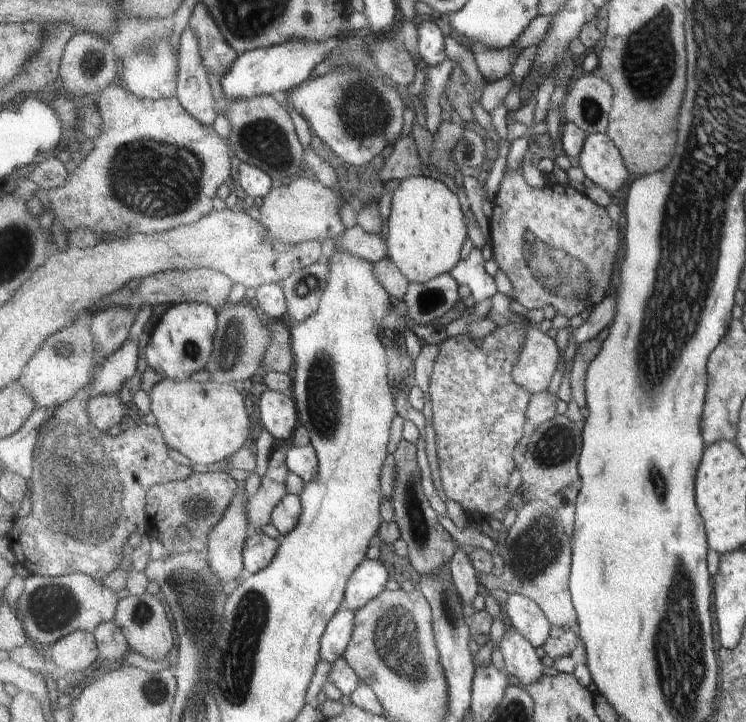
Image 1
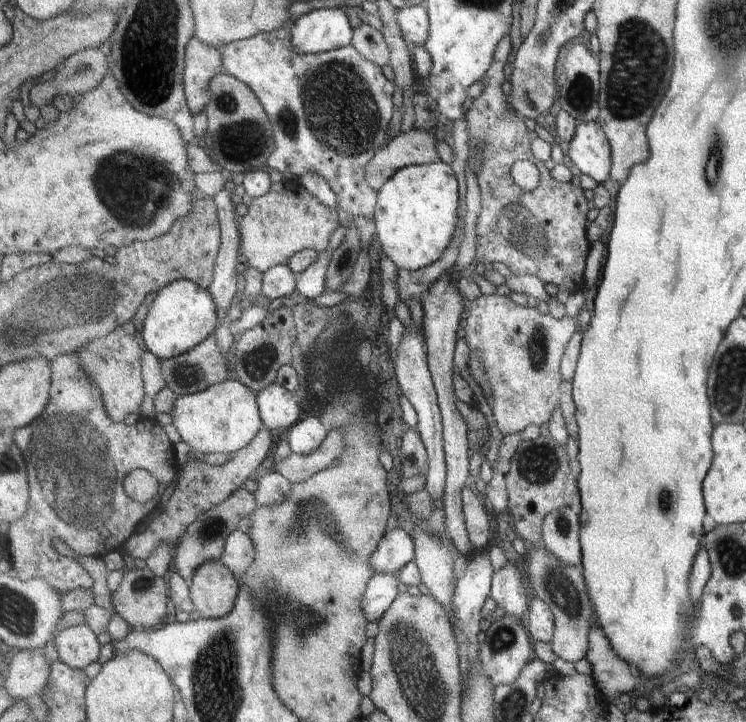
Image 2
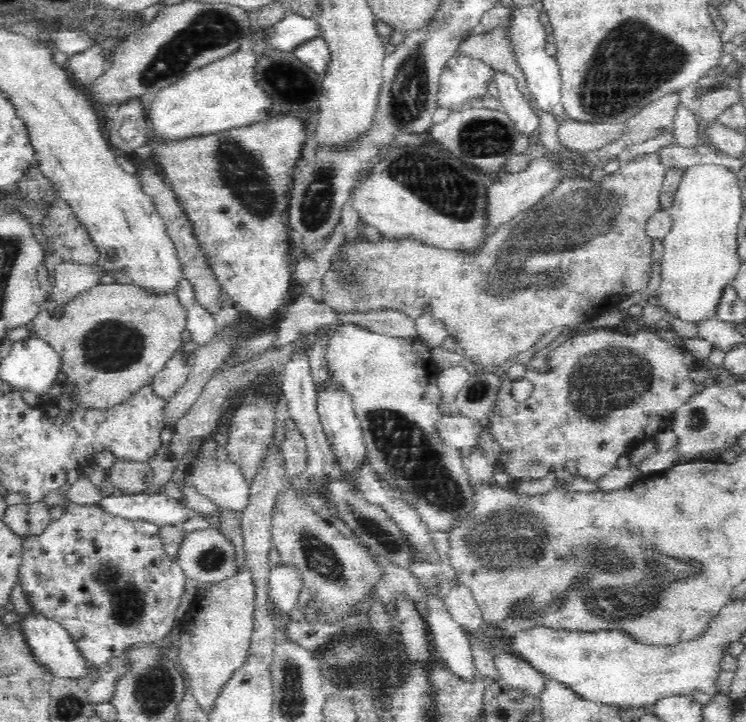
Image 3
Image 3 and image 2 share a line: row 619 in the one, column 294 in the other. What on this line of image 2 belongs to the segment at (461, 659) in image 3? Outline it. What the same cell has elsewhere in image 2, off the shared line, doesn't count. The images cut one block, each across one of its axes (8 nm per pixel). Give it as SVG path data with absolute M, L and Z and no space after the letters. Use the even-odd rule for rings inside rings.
M303 417L289 432L289 446L299 456L311 456L317 452L329 434L329 425L324 418Z

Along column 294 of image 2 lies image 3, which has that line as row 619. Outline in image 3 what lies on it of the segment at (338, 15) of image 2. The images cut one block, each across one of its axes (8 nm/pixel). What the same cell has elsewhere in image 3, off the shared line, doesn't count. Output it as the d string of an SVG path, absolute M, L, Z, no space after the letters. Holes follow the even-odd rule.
M29 615L26 619L22 619L20 624L33 655L54 677L71 678L85 683L96 672L86 660L86 657L82 655L80 649L74 644L70 633L56 620Z

